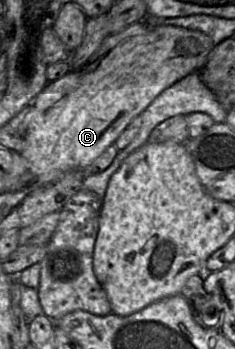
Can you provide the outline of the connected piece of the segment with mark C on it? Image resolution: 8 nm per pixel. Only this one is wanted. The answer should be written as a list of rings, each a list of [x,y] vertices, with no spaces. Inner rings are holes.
[[[144,20],[107,36],[84,67],[48,82],[27,105],[29,111],[24,119],[25,147],[20,156],[33,174],[33,184],[52,183],[70,169],[88,169],[160,93],[187,75],[201,70],[214,46],[212,39],[201,31],[171,25],[149,26]]]

